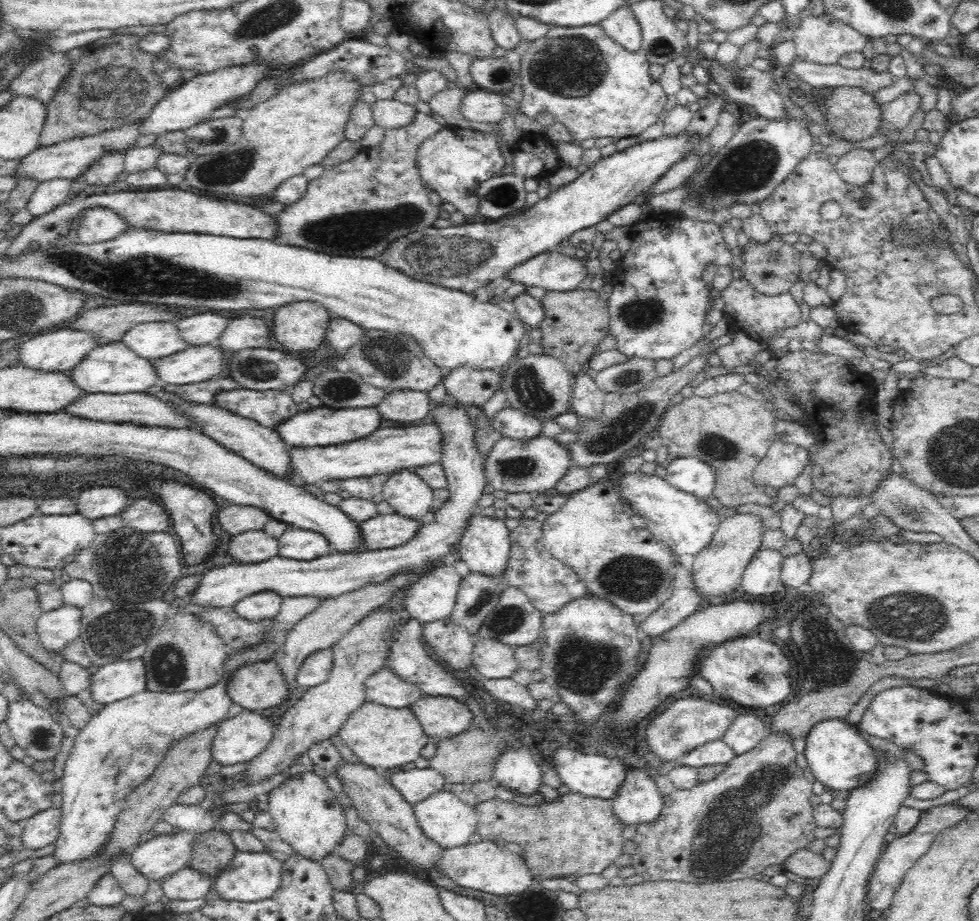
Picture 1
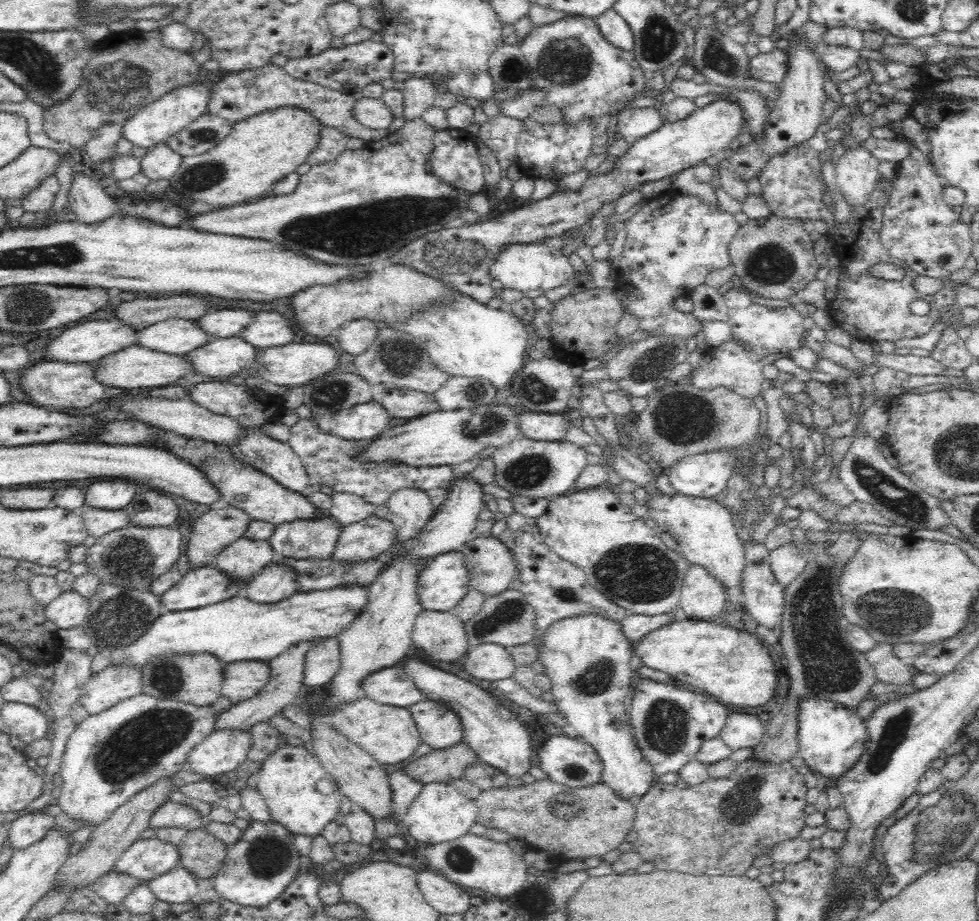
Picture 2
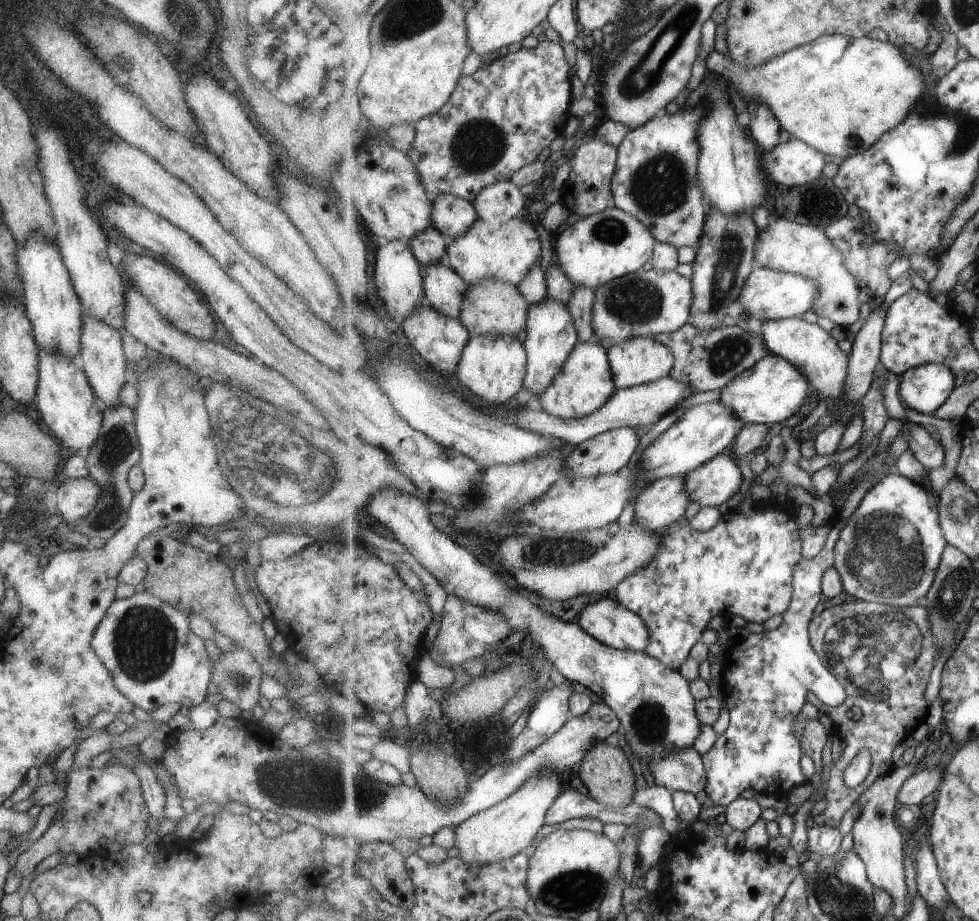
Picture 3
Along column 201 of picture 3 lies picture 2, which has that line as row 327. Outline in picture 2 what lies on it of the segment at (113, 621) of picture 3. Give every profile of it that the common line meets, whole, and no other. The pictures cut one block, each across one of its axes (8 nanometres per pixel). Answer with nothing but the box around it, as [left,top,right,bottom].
[619,194,739,337]

